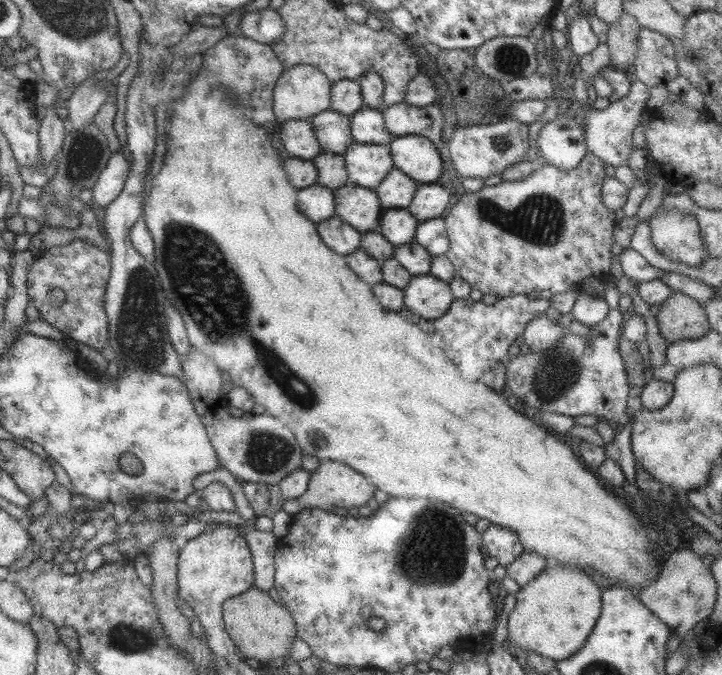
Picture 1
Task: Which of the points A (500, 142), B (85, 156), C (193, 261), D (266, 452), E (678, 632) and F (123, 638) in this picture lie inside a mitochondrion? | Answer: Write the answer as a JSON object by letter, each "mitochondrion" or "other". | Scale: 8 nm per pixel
{"A":"mitochondrion","B":"mitochondrion","C":"mitochondrion","D":"mitochondrion","E":"other","F":"mitochondrion"}

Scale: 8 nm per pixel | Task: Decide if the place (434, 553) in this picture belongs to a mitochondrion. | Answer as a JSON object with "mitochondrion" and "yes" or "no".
{"mitochondrion":"yes"}

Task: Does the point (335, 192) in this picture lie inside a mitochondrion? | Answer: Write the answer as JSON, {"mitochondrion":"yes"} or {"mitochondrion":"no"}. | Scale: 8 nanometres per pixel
{"mitochondrion":"no"}

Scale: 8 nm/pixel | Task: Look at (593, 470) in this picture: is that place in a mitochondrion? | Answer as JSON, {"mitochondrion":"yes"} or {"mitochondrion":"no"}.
{"mitochondrion":"no"}

